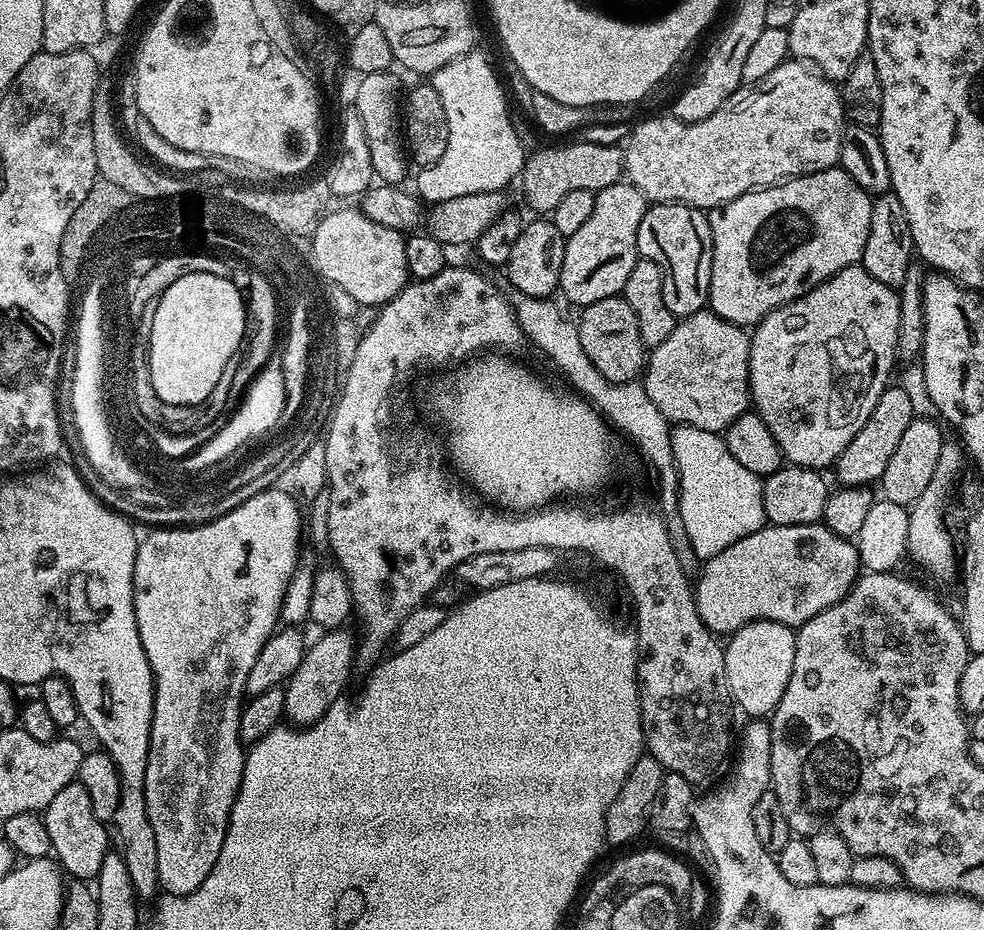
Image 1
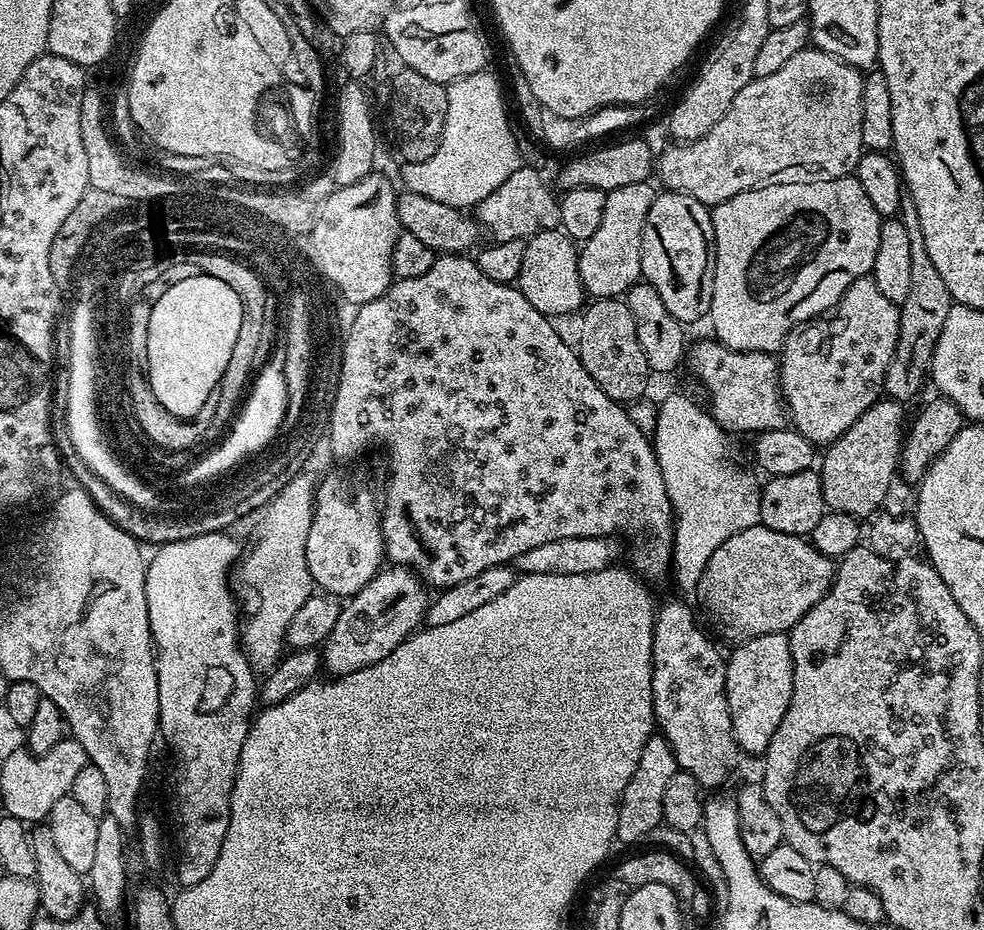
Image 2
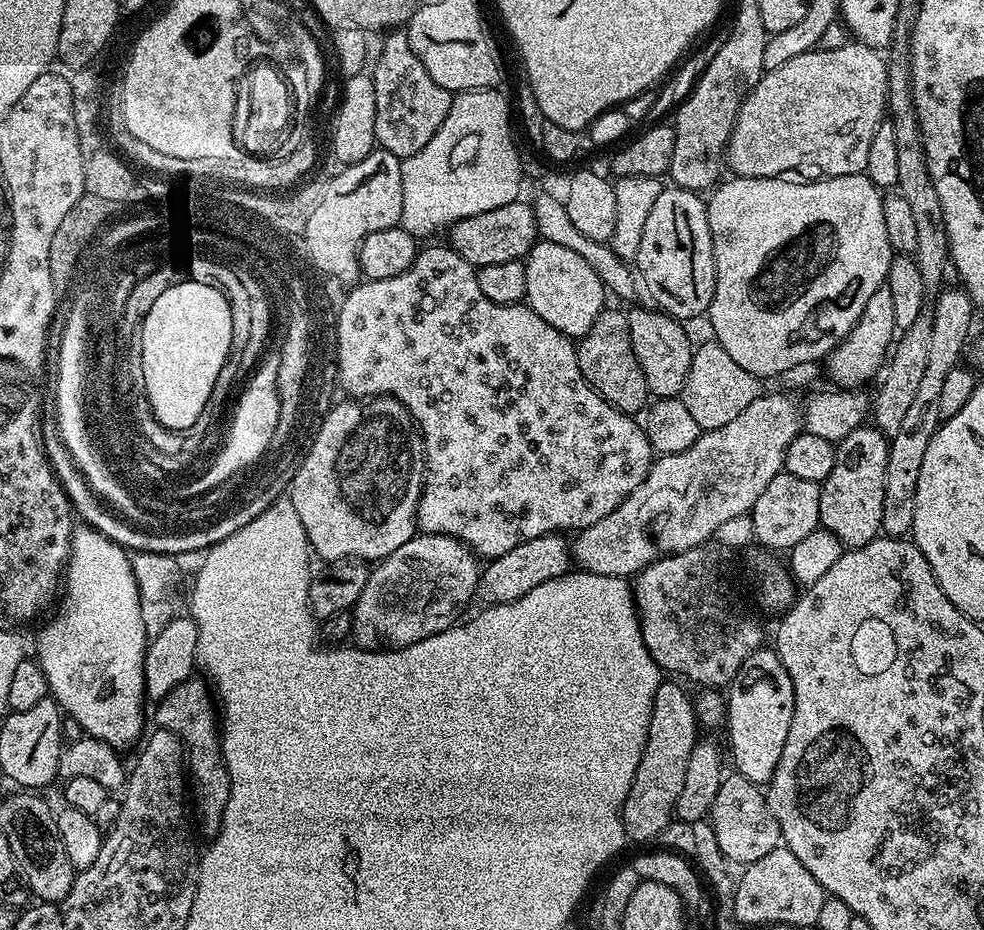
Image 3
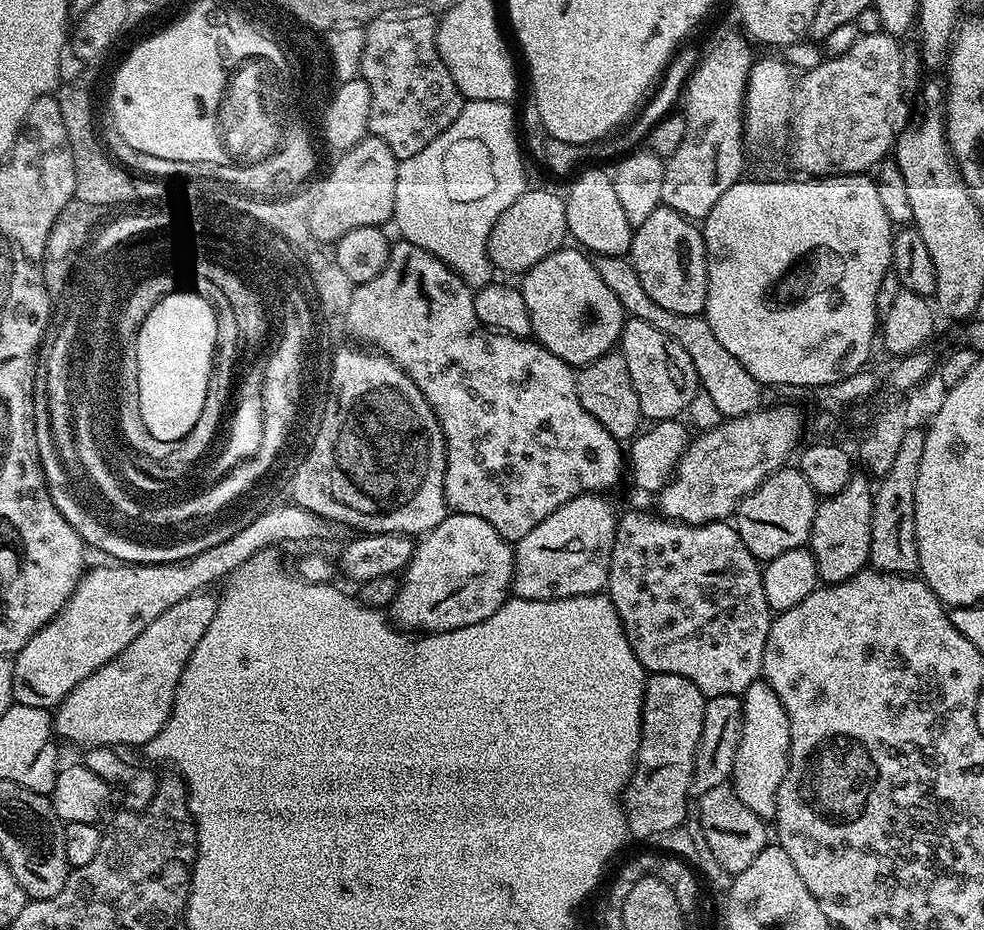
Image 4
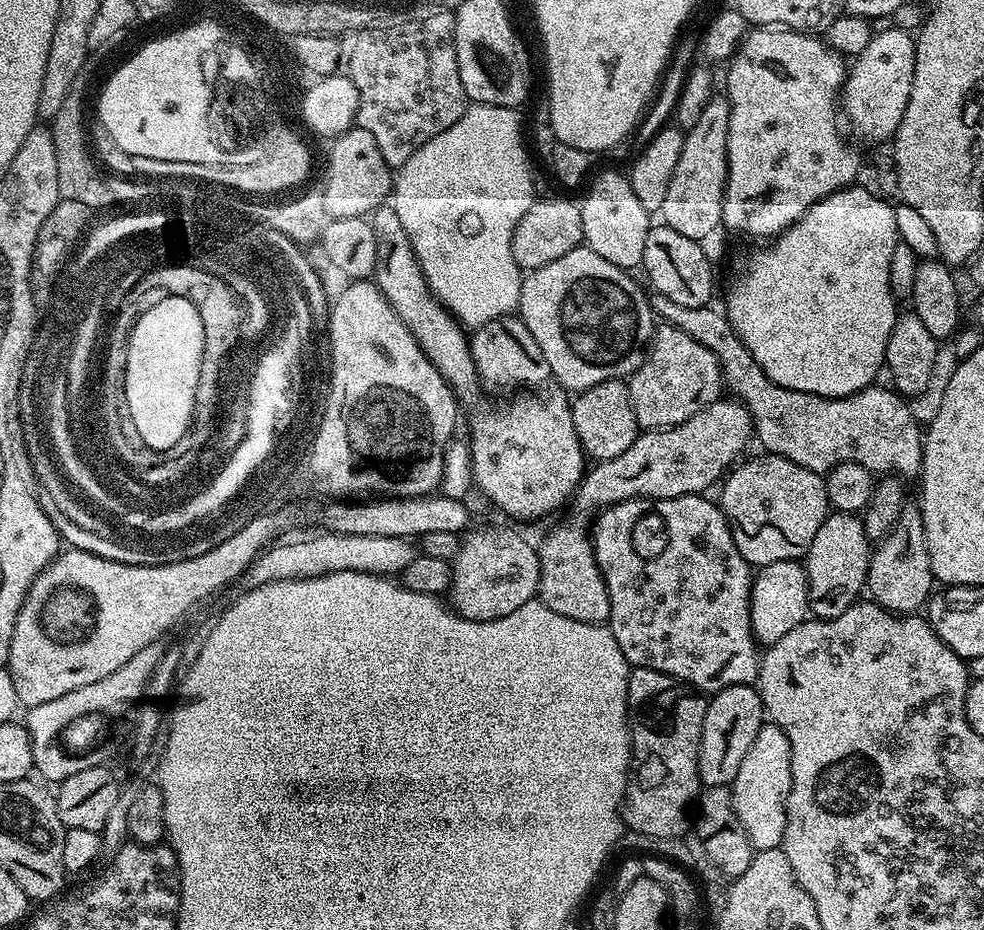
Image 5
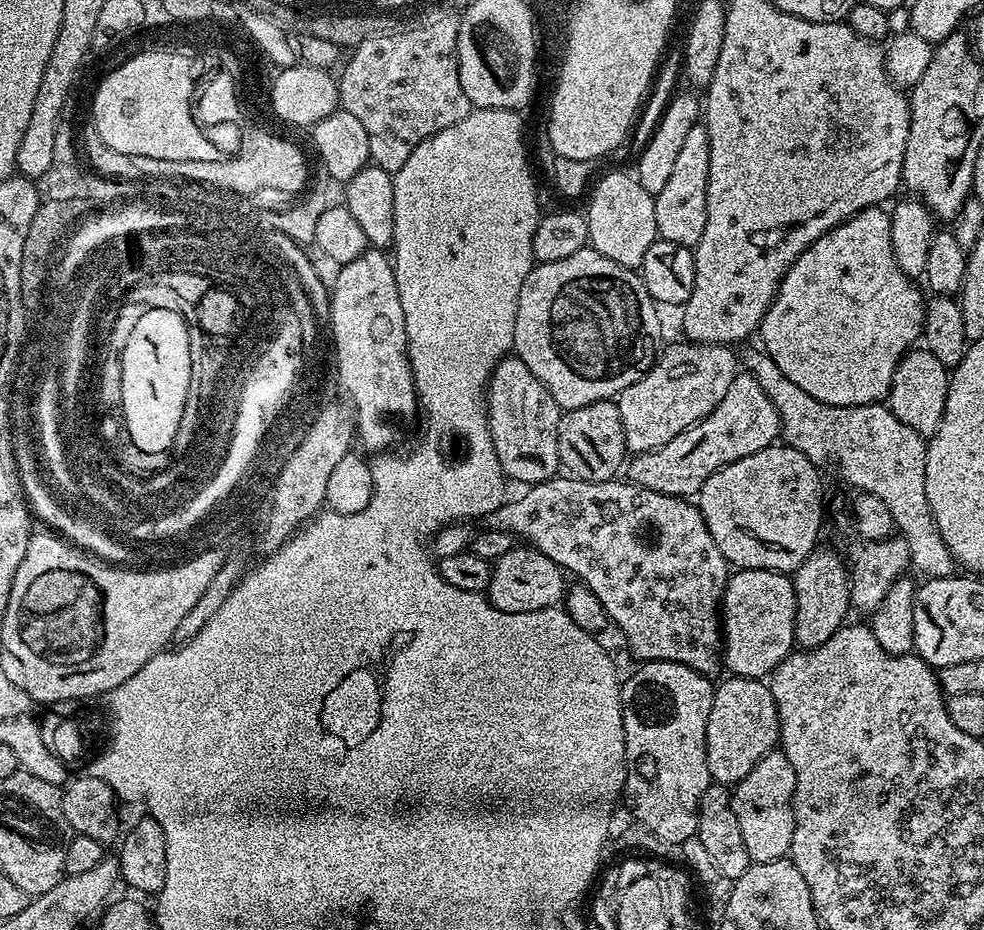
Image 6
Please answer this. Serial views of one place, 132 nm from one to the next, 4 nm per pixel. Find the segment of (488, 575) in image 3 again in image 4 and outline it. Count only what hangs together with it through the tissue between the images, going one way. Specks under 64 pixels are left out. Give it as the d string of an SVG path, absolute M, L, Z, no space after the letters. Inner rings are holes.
M585 492L578 498L570 498L566 506L558 506L550 518L542 518L526 538L515 541L516 569L512 572L511 595L518 600L557 600L575 596L595 596L608 587L610 558L614 550L618 511L608 501L609 497L595 492Z

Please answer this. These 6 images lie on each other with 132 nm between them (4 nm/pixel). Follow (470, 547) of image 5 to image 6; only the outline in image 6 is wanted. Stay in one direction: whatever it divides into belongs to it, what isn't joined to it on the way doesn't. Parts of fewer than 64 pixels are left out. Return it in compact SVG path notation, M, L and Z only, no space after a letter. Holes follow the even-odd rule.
M514 546L506 554L495 557L486 599L500 612L537 612L550 608L565 595L563 575L560 565L546 558L546 554L531 546Z

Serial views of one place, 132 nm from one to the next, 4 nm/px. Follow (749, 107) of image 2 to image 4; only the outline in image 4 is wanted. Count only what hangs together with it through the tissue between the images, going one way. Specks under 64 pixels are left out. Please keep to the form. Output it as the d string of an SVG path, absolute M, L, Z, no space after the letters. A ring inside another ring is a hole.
M877 30L854 41L841 56L832 56L814 65L805 74L804 81L801 79L798 84L798 103L790 121L792 160L804 171L801 173L812 178L868 174L887 157L884 156L887 152L889 155L893 151L896 137L905 123L903 120L908 116L908 108L904 105L903 61L901 41L883 30Z

